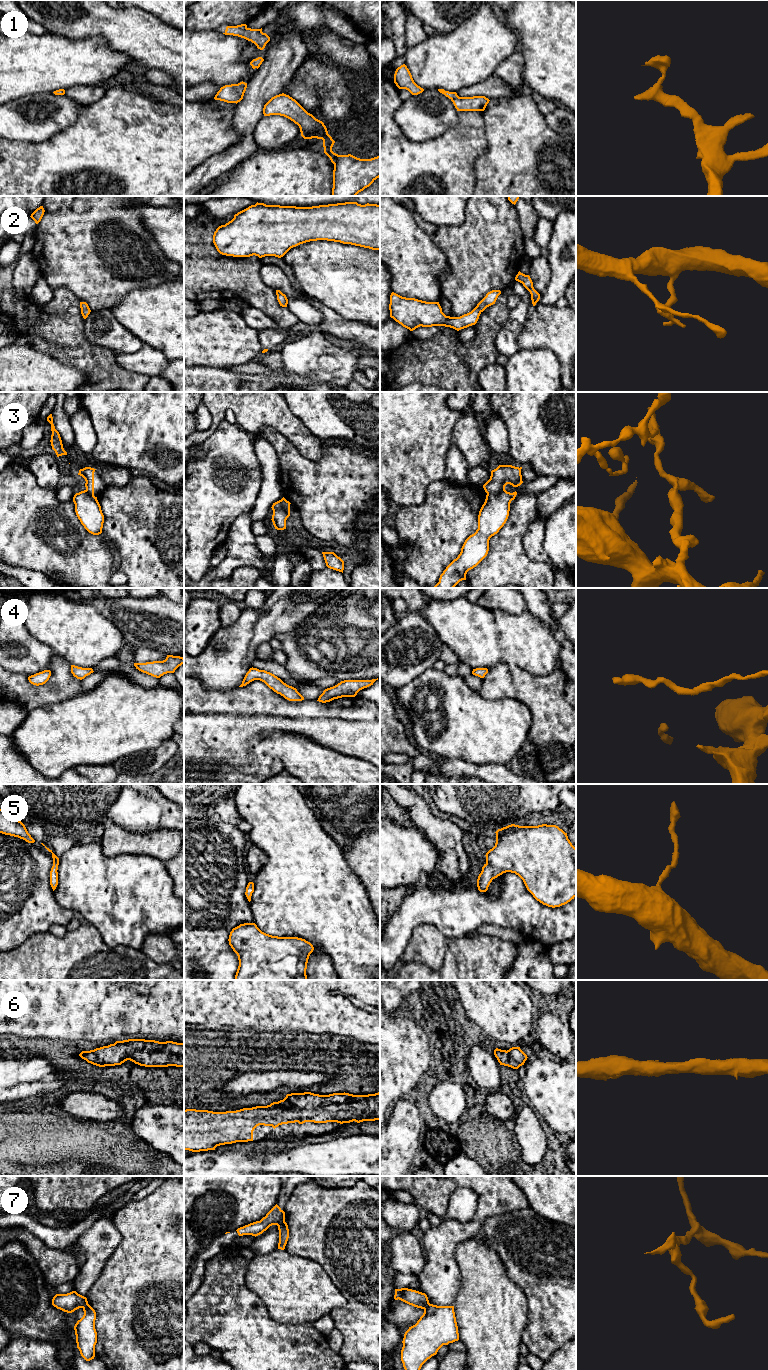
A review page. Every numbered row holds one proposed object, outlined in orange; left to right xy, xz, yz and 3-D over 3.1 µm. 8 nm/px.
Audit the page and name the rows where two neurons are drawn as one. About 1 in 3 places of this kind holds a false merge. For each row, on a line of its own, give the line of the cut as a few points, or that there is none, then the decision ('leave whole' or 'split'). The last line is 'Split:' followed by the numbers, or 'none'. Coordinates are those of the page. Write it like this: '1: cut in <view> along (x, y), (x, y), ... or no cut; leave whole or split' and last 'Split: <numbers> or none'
1: no cut; leave whole
2: no cut; leave whole
3: cut in yz along (504, 489), (496, 493), (487, 494); split
4: no cut; leave whole
5: no cut; leave whole
6: no cut; leave whole
7: cut in xz along (284, 1220), (277, 1225); split
Split: 3, 7

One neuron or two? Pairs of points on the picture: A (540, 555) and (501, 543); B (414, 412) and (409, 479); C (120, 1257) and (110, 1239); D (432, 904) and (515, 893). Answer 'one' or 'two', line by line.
A: two
B: one
C: two
D: one

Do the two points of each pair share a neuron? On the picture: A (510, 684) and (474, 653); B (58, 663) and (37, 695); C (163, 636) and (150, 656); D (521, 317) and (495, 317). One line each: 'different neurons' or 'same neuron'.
A: different neurons
B: same neuron
C: different neurons
D: different neurons

